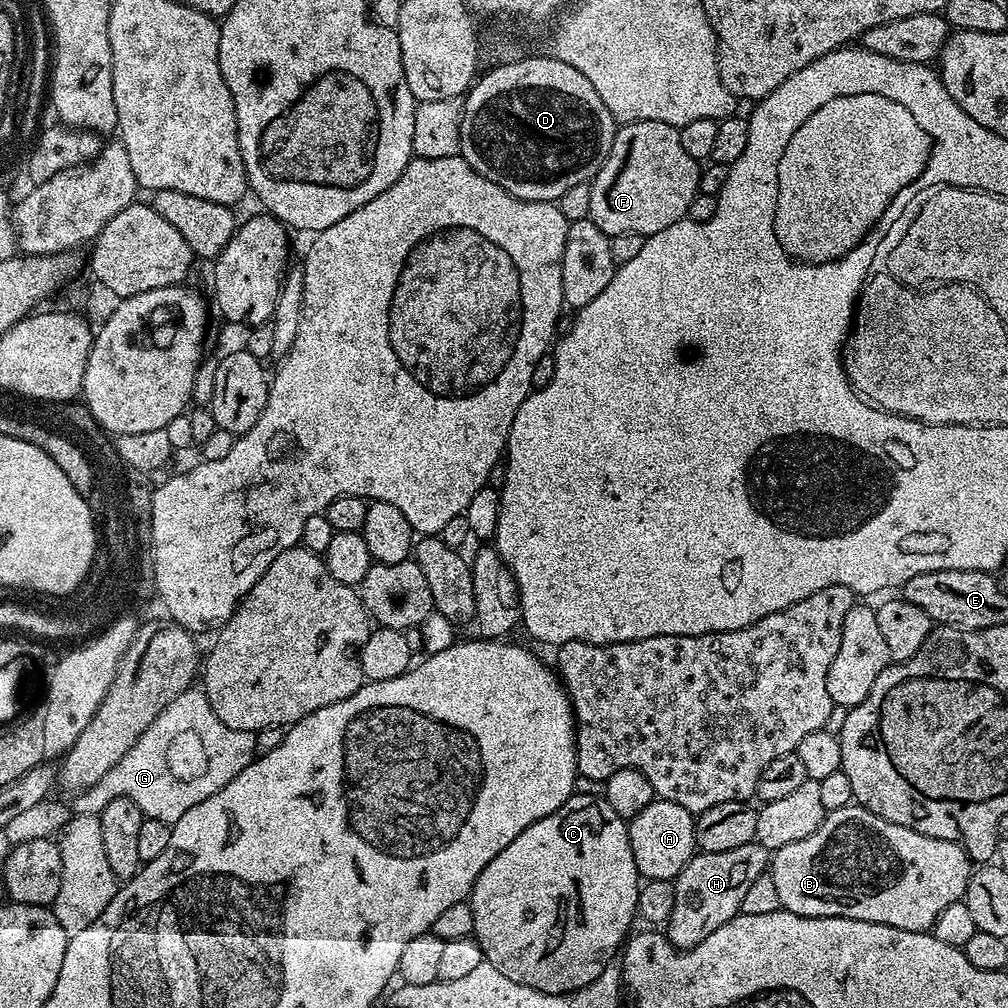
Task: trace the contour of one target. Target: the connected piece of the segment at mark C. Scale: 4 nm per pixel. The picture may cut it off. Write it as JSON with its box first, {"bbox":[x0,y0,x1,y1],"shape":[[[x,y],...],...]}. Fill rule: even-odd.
{"bbox":[470,792,642,994],"shape":[[[582,792],[573,794],[565,804],[558,806],[558,810],[554,810],[554,814],[546,814],[546,818],[538,818],[538,822],[526,826],[526,830],[522,830],[522,834],[518,834],[518,838],[514,838],[514,842],[510,842],[510,846],[506,846],[506,850],[502,850],[502,854],[498,854],[494,862],[490,862],[490,866],[486,866],[482,874],[478,874],[478,882],[474,882],[470,897],[474,910],[472,936],[478,942],[478,946],[482,946],[485,961],[494,966],[499,973],[506,974],[511,981],[522,982],[522,986],[530,986],[546,994],[566,994],[590,986],[598,979],[602,970],[608,967],[612,956],[621,951],[622,945],[633,931],[632,919],[635,921],[638,916],[636,907],[642,877],[638,866],[634,866],[627,823],[621,816],[614,814],[610,802],[606,802],[603,795],[591,796],[588,792]]]}

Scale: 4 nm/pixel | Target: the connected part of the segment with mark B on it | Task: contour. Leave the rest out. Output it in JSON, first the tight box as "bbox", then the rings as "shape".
{"bbox":[770,802,974,932],"shape":[[[853,802],[842,810],[834,810],[825,815],[822,826],[810,834],[810,838],[802,838],[802,842],[790,842],[790,846],[782,846],[770,856],[770,874],[774,878],[774,886],[778,890],[778,902],[781,909],[793,912],[799,916],[841,916],[851,920],[862,922],[874,922],[882,926],[894,926],[898,930],[907,932],[927,932],[934,927],[936,919],[948,906],[964,899],[964,891],[968,885],[968,879],[974,871],[974,862],[966,854],[962,846],[954,842],[946,842],[942,838],[930,838],[926,834],[918,834],[918,830],[910,830],[906,826],[898,826],[894,822],[886,822],[886,818],[878,818],[870,810],[861,808]]]}

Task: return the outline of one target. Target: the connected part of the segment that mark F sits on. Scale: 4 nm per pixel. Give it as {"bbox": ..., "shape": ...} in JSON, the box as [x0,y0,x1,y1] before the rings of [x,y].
{"bbox":[588,120,701,238],"shape":[[[633,120],[624,122],[616,129],[616,137],[610,146],[610,154],[590,181],[590,210],[588,219],[596,223],[609,238],[618,234],[653,236],[666,226],[685,219],[690,202],[700,190],[701,165],[682,147],[680,129],[666,122]]]}

